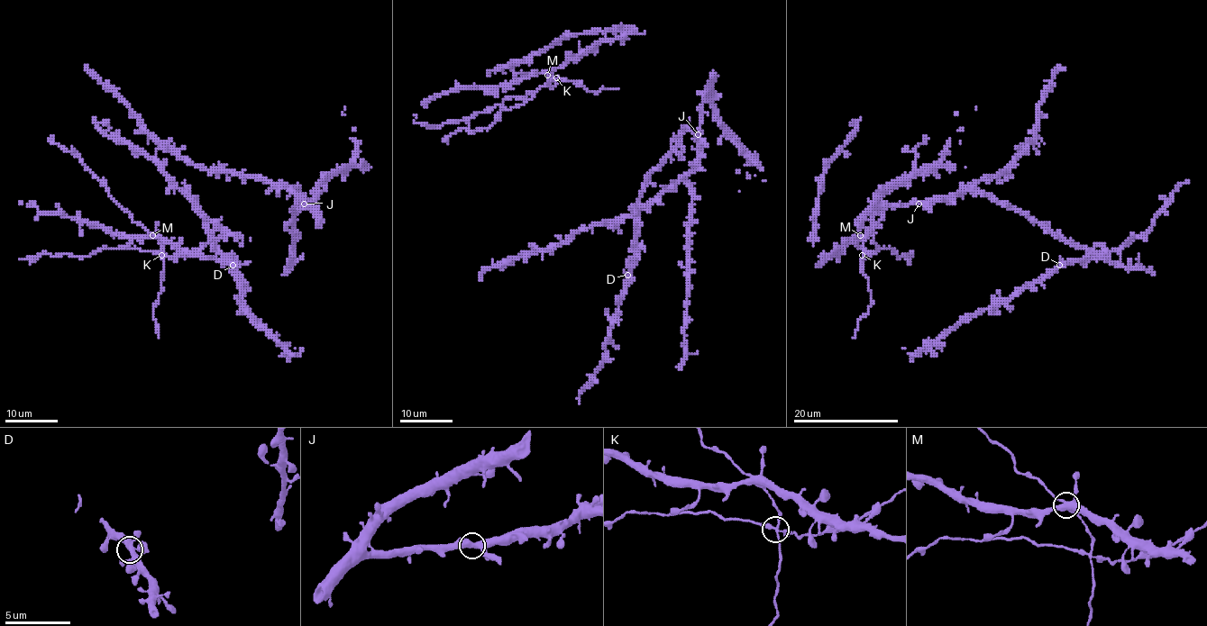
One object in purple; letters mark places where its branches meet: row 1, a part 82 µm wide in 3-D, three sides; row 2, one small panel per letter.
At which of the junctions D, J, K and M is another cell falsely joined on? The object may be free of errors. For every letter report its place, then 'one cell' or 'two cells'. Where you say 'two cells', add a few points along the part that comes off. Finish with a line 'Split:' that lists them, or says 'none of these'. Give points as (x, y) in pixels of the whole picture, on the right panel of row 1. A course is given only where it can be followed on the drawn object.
D: place (1059, 265); one cell
J: place (918, 204); one cell
K: place (862, 255); two cells; course (863, 254), (894, 248), (890, 248), (898, 257), (911, 253), (912, 256), (906, 258)
M: place (860, 235); one cell
Split: K

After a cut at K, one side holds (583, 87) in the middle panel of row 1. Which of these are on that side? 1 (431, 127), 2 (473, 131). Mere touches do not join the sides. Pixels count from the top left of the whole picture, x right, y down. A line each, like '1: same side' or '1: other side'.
1: same side
2: other side

